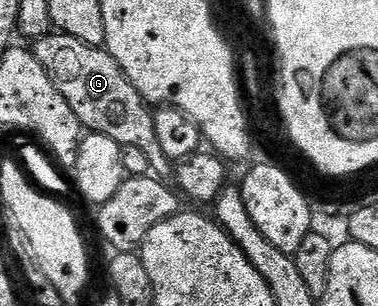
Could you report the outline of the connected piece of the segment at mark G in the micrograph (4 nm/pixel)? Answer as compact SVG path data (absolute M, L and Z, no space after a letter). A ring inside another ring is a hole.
M51 31L33 42L32 52L40 67L48 71L48 79L52 79L56 91L60 91L68 107L76 111L76 119L80 119L83 130L108 135L108 139L116 139L121 146L136 147L148 158L153 176L161 179L175 176L175 166L156 140L156 123L151 106L136 91L136 87L132 87L120 63L112 59L105 47L89 45L67 33Z

